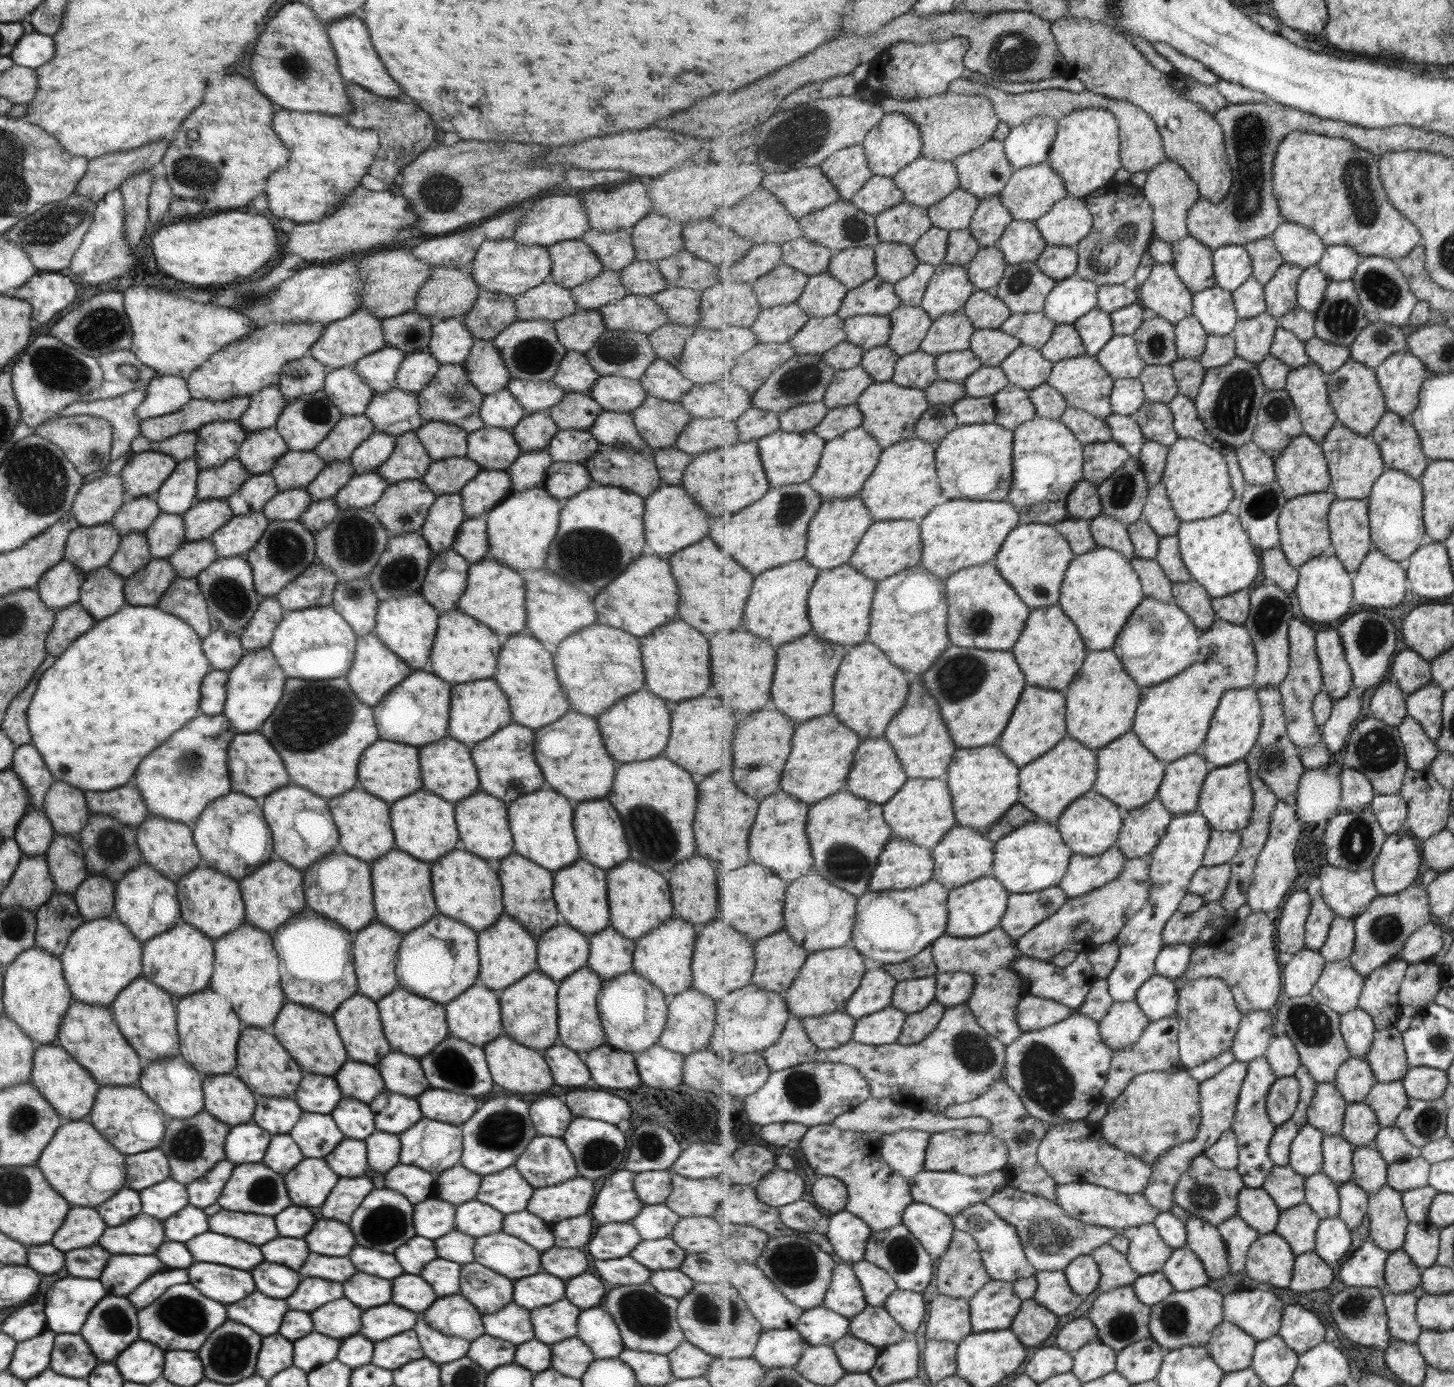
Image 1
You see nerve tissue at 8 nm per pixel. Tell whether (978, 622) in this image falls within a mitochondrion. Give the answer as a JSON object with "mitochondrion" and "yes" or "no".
{"mitochondrion":"yes"}

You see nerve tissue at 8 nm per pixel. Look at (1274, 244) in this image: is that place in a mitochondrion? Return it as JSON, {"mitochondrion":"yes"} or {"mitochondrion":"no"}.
{"mitochondrion":"no"}

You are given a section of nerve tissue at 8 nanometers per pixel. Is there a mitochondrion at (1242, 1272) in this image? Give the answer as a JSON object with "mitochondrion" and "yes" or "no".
{"mitochondrion":"no"}

